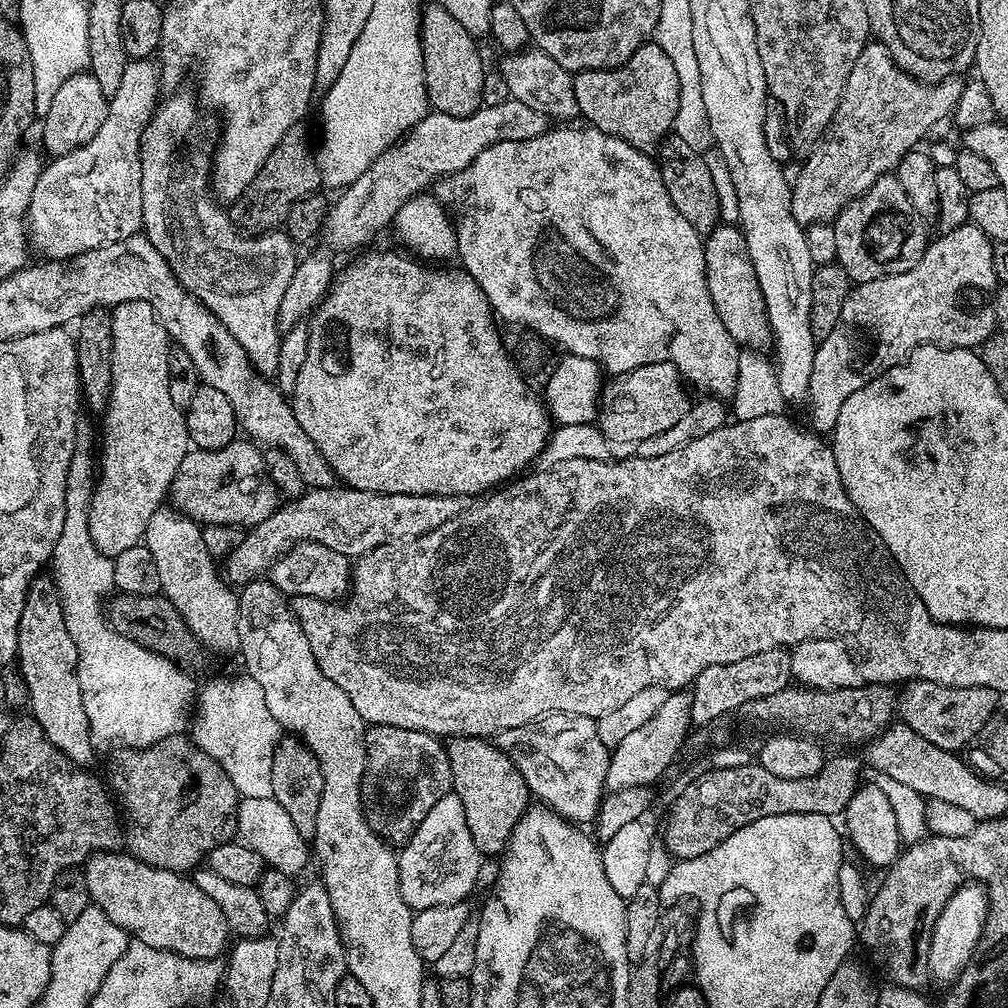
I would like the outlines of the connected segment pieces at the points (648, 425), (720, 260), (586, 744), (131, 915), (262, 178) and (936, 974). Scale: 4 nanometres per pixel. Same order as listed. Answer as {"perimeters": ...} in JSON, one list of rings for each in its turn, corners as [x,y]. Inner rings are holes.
{"perimeters":[[[[670,362],[638,366],[629,372],[613,375],[611,380],[612,384],[603,385],[598,405],[598,427],[609,441],[635,445],[670,430],[670,426],[677,424],[689,410],[690,399],[684,393],[682,377]]],[[[721,222],[703,237],[704,257],[706,258],[706,286],[710,290],[710,302],[714,302],[714,310],[718,310],[718,318],[722,318],[722,326],[734,338],[741,349],[764,350],[771,345],[772,331],[766,318],[766,304],[762,298],[762,290],[758,286],[758,274],[754,274],[754,262],[750,262],[750,254],[746,246],[744,233],[735,223]]],[[[551,712],[531,720],[526,726],[514,726],[510,730],[497,732],[494,737],[497,748],[501,748],[514,762],[516,769],[522,774],[529,793],[536,796],[541,805],[559,813],[564,819],[572,821],[577,826],[588,826],[595,821],[600,812],[600,801],[606,795],[604,783],[610,750],[598,738],[595,719],[591,716],[574,714],[573,712]]],[[[124,850],[94,852],[84,861],[82,871],[92,903],[99,906],[102,914],[106,914],[114,926],[122,926],[122,930],[132,940],[146,942],[146,946],[154,946],[154,950],[166,950],[191,960],[212,962],[215,956],[225,955],[230,944],[230,929],[226,918],[222,910],[218,910],[212,899],[203,890],[198,890],[198,886],[187,875],[155,868]]],[[[301,122],[290,126],[278,146],[270,150],[270,158],[262,162],[262,170],[254,174],[254,182],[230,208],[233,224],[248,230],[272,230],[283,225],[284,216],[305,194],[312,194],[321,187],[320,167],[316,161],[314,144],[308,141],[307,123]],[[245,224],[245,225],[244,225]],[[248,227],[248,228],[247,228]]],[[[975,882],[963,884],[950,898],[950,902],[946,902],[942,914],[938,914],[928,947],[928,974],[935,983],[937,980],[943,986],[951,985],[973,963],[987,917],[988,894]]]]}

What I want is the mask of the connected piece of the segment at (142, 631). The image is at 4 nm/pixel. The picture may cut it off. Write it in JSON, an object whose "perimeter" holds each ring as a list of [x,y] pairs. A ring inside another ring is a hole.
{"perimeter":[[[116,592],[107,601],[106,619],[108,625],[118,634],[136,640],[138,646],[157,652],[168,660],[175,660],[181,666],[189,666],[188,664],[194,663],[202,655],[200,644],[186,626],[182,614],[178,614],[178,610],[163,594],[147,596],[146,594]]]}

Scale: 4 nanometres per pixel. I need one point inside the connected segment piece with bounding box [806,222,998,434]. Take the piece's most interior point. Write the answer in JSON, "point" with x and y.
{"point":[947,299]}

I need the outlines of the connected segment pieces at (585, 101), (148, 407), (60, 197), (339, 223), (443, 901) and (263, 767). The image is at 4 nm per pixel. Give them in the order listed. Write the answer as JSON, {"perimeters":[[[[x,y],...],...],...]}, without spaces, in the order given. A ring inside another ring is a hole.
{"perimeters":[[[[656,43],[641,46],[621,68],[577,72],[572,81],[580,116],[588,119],[585,121],[591,127],[622,138],[639,152],[659,149],[665,136],[672,132],[680,101],[678,74],[670,57]]],[[[141,300],[117,304],[111,313],[114,338],[112,393],[108,395],[108,406],[102,413],[104,441],[98,444],[98,475],[90,492],[88,522],[90,538],[96,549],[114,558],[122,554],[122,550],[130,550],[130,546],[143,541],[150,518],[162,506],[163,500],[160,499],[169,495],[174,474],[190,450],[190,441],[185,413],[174,406],[174,398],[170,398],[170,341],[162,322],[158,322],[152,307]]],[[[152,58],[129,59],[126,70],[122,70],[122,82],[108,101],[106,118],[94,138],[64,156],[49,159],[41,167],[38,186],[30,198],[26,231],[33,249],[44,252],[43,259],[68,260],[83,252],[113,244],[122,238],[137,235],[143,229],[142,222],[142,162],[140,161],[140,139],[148,119],[156,111],[162,72]]],[[[514,99],[489,108],[481,106],[466,118],[429,111],[424,119],[387,148],[370,166],[370,170],[362,174],[362,178],[343,189],[336,201],[331,201],[328,214],[324,217],[323,239],[328,239],[332,248],[354,248],[375,231],[380,231],[387,224],[389,227],[404,203],[427,193],[441,178],[453,176],[458,170],[470,166],[470,162],[474,162],[474,158],[478,158],[478,154],[490,145],[538,138],[549,127],[548,117],[526,106],[526,102]]],[[[455,794],[438,798],[430,814],[422,818],[418,830],[408,843],[399,849],[400,889],[409,908],[421,912],[434,906],[446,906],[467,901],[476,888],[480,876],[482,854],[470,838],[470,826],[466,826],[466,810]]],[[[246,674],[239,675],[220,676],[217,680],[208,680],[199,685],[190,736],[203,752],[210,754],[210,758],[222,766],[222,770],[226,770],[226,774],[230,774],[230,782],[234,782],[241,797],[270,799],[270,770],[274,766],[274,750],[282,729],[266,707],[266,694],[262,694],[262,686]]]]}

